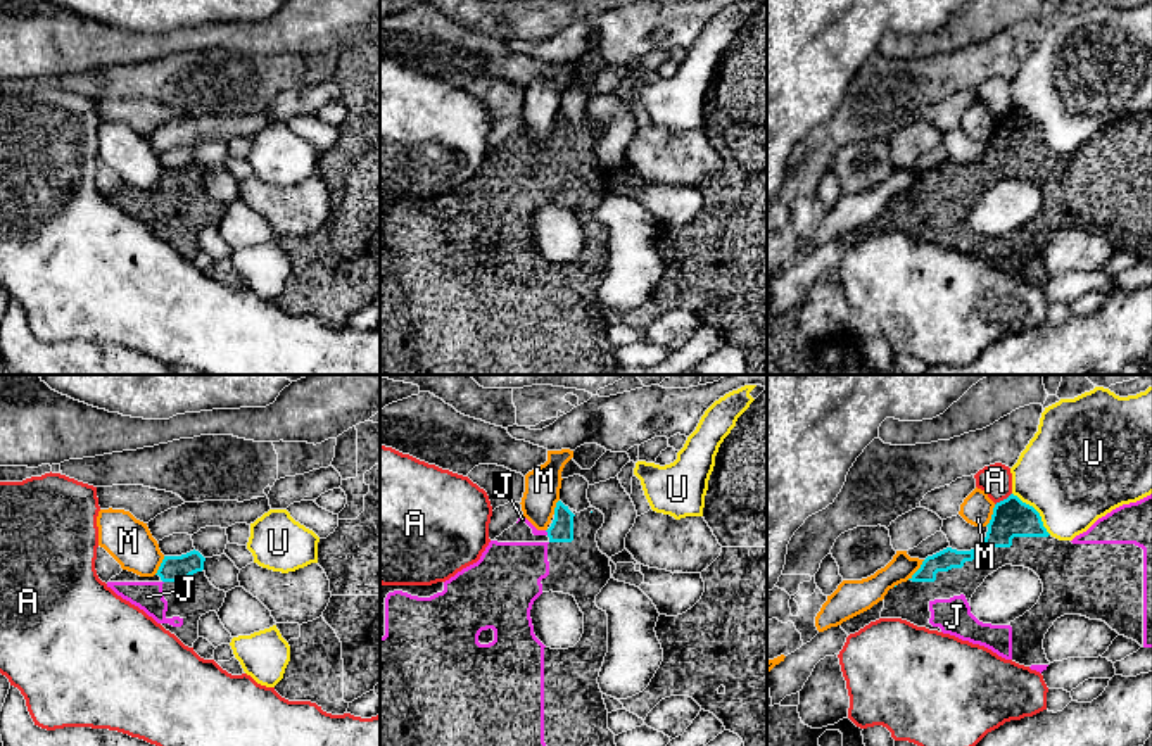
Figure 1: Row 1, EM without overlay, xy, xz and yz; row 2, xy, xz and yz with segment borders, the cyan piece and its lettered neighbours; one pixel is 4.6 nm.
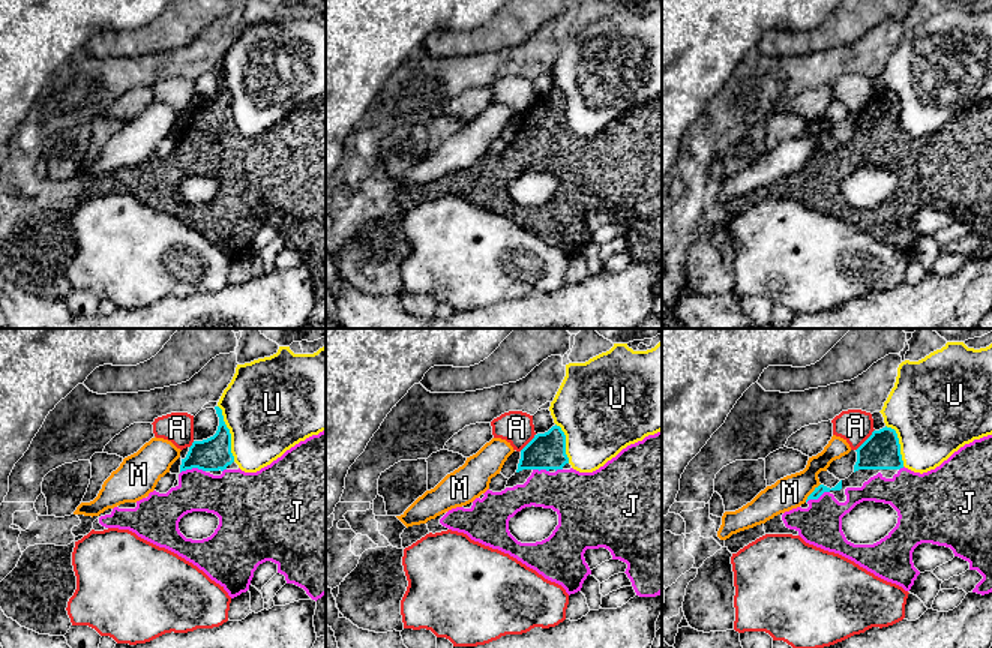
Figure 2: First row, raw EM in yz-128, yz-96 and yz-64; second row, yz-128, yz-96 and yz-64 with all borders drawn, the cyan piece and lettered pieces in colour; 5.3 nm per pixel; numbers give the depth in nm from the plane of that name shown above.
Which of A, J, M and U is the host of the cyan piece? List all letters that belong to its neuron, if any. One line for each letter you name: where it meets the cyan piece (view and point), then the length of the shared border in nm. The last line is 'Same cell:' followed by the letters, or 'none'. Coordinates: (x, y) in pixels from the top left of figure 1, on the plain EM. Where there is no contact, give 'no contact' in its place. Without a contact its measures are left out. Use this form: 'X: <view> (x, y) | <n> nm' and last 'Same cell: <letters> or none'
J: xz (546, 144) | 30 nm
Same cell: J

